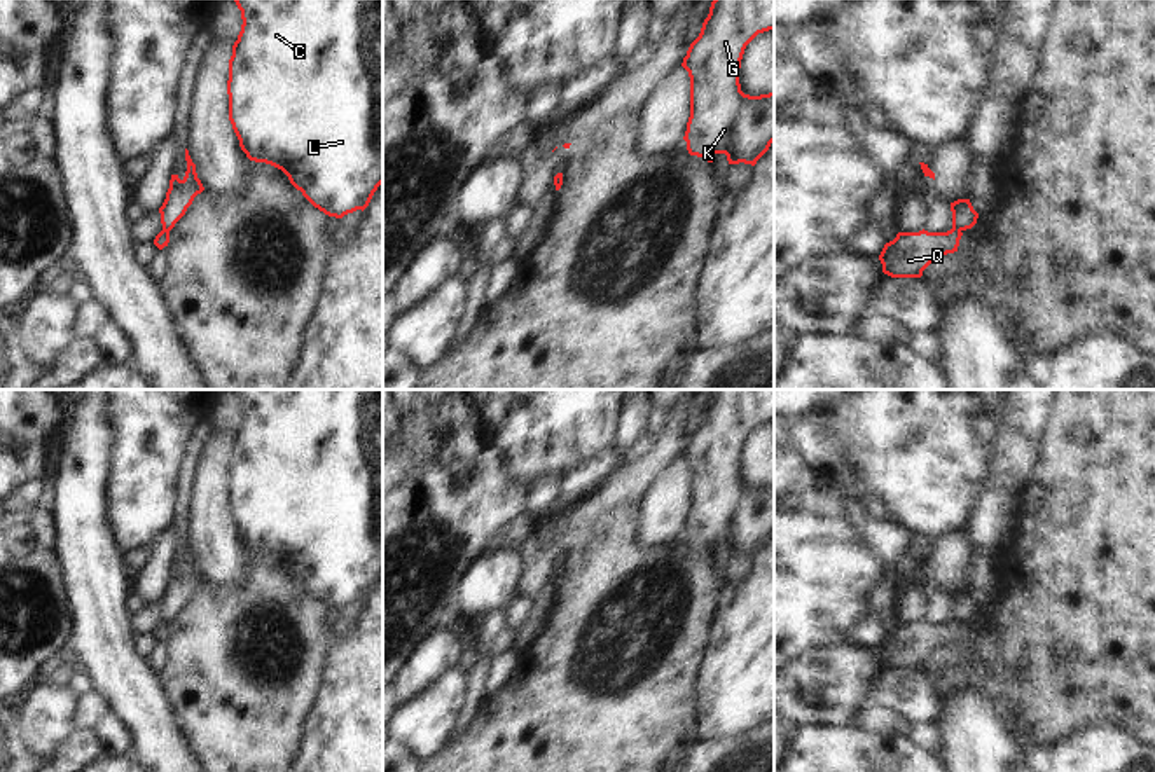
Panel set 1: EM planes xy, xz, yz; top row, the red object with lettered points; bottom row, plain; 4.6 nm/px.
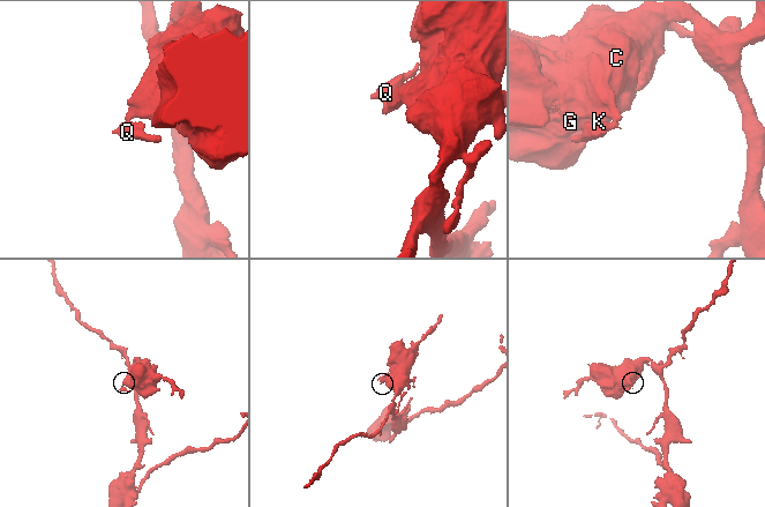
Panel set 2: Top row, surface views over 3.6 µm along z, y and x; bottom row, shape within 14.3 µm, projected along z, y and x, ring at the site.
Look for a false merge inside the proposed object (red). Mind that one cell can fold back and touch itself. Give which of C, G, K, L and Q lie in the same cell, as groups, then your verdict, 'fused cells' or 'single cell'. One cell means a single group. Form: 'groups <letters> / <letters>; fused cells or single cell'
groups C G K L / Q; fused cells

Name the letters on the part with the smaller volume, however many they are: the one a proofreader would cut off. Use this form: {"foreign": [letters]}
{"foreign": ["Q"]}

